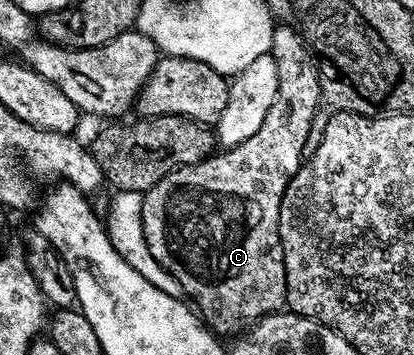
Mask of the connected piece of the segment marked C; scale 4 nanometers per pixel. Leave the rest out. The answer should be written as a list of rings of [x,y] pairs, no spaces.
[[[279,24],[276,27],[273,38],[271,39],[272,58],[277,64],[277,78],[279,79],[279,93],[276,101],[273,102],[272,108],[265,115],[264,124],[251,138],[241,142],[235,148],[228,148],[220,151],[218,154],[212,154],[206,160],[199,164],[185,164],[170,172],[161,182],[157,182],[147,192],[143,193],[143,205],[141,206],[141,222],[144,228],[145,242],[148,244],[149,253],[161,264],[181,284],[184,293],[199,303],[198,311],[205,321],[207,328],[211,332],[218,334],[220,337],[234,337],[236,334],[243,334],[250,329],[252,324],[265,316],[271,315],[272,312],[278,312],[287,303],[287,283],[285,282],[285,262],[283,261],[283,247],[279,237],[279,207],[283,201],[285,190],[289,182],[298,173],[301,167],[301,161],[304,159],[305,151],[303,147],[307,144],[307,139],[311,136],[311,123],[315,120],[315,111],[321,108],[321,89],[319,87],[319,69],[312,63],[313,56],[309,51],[306,42],[302,40],[298,32],[288,24]]]

